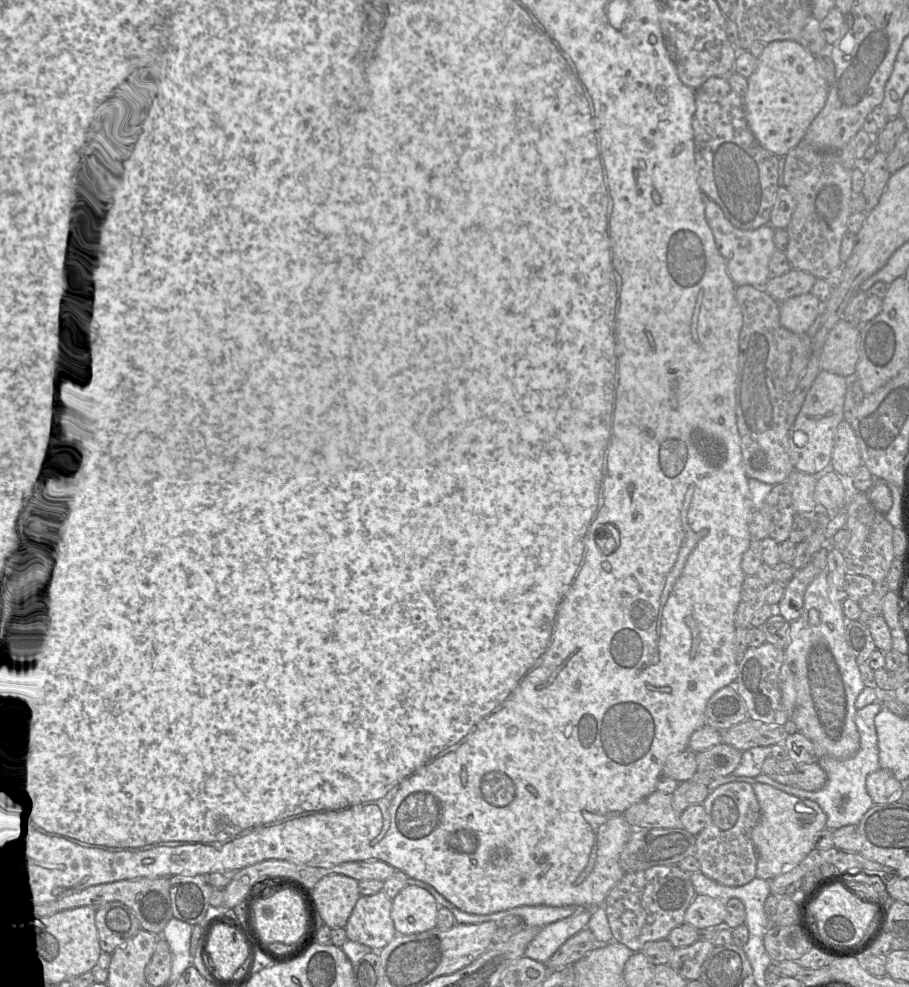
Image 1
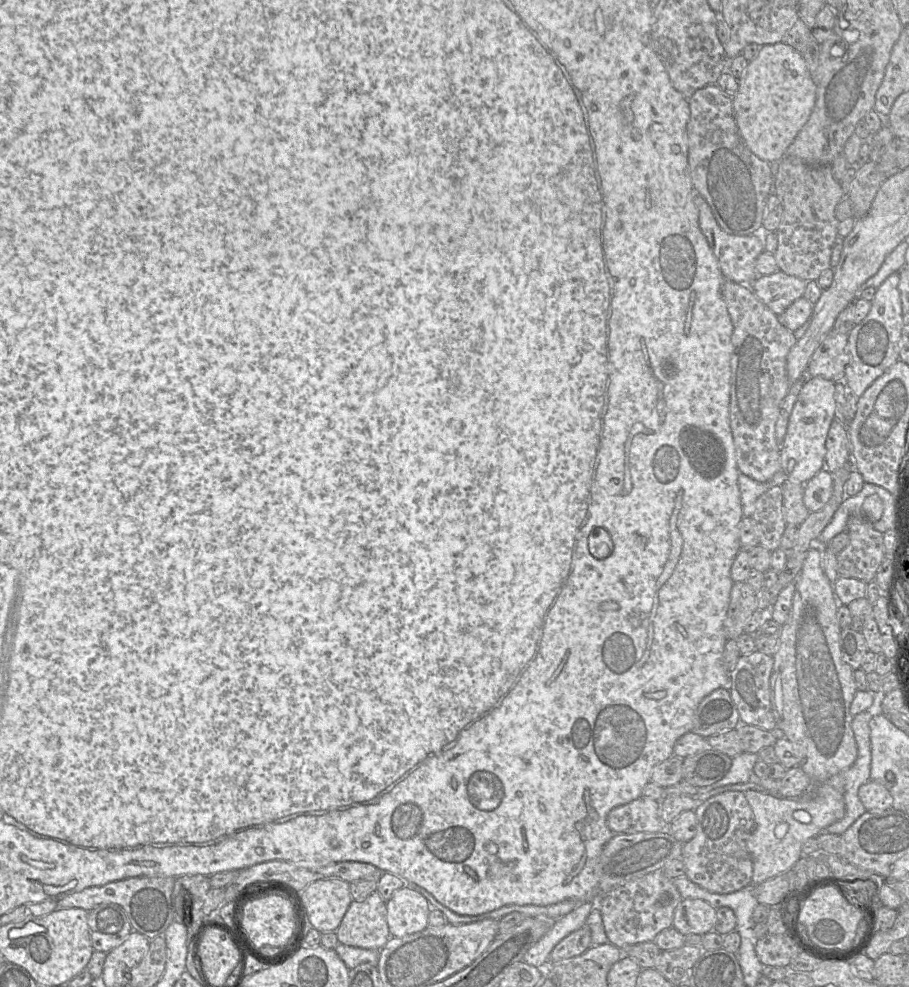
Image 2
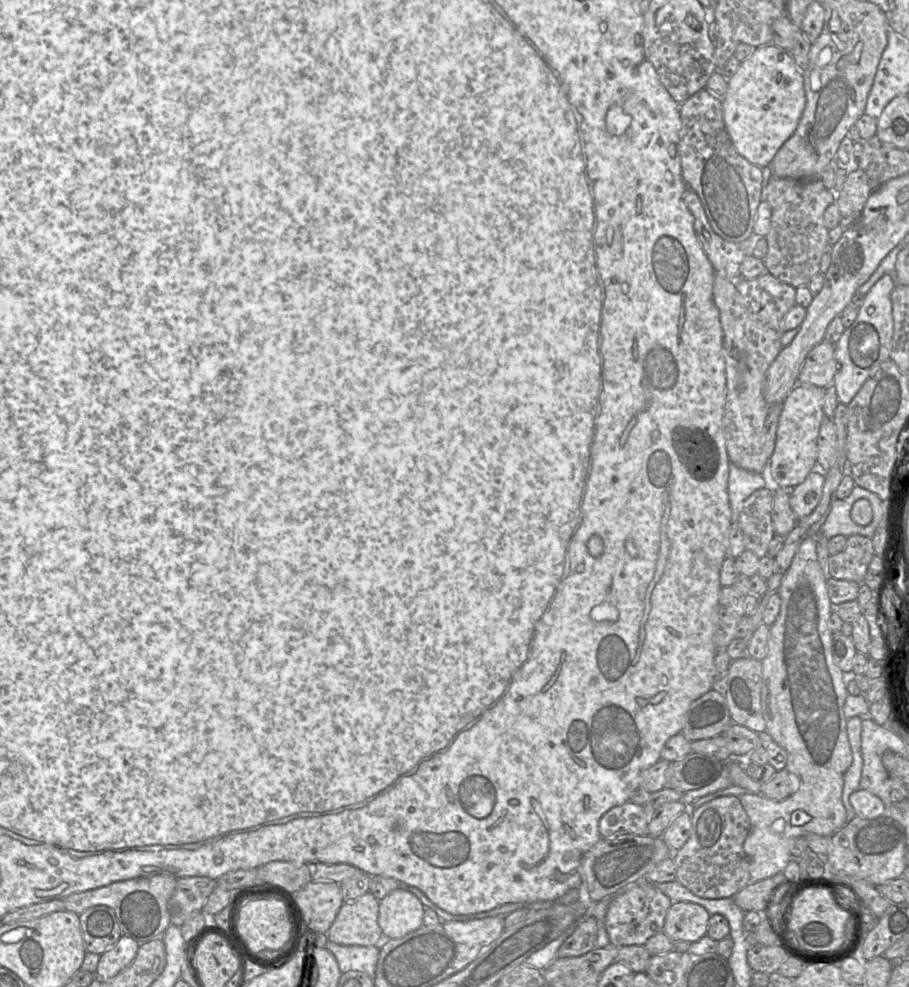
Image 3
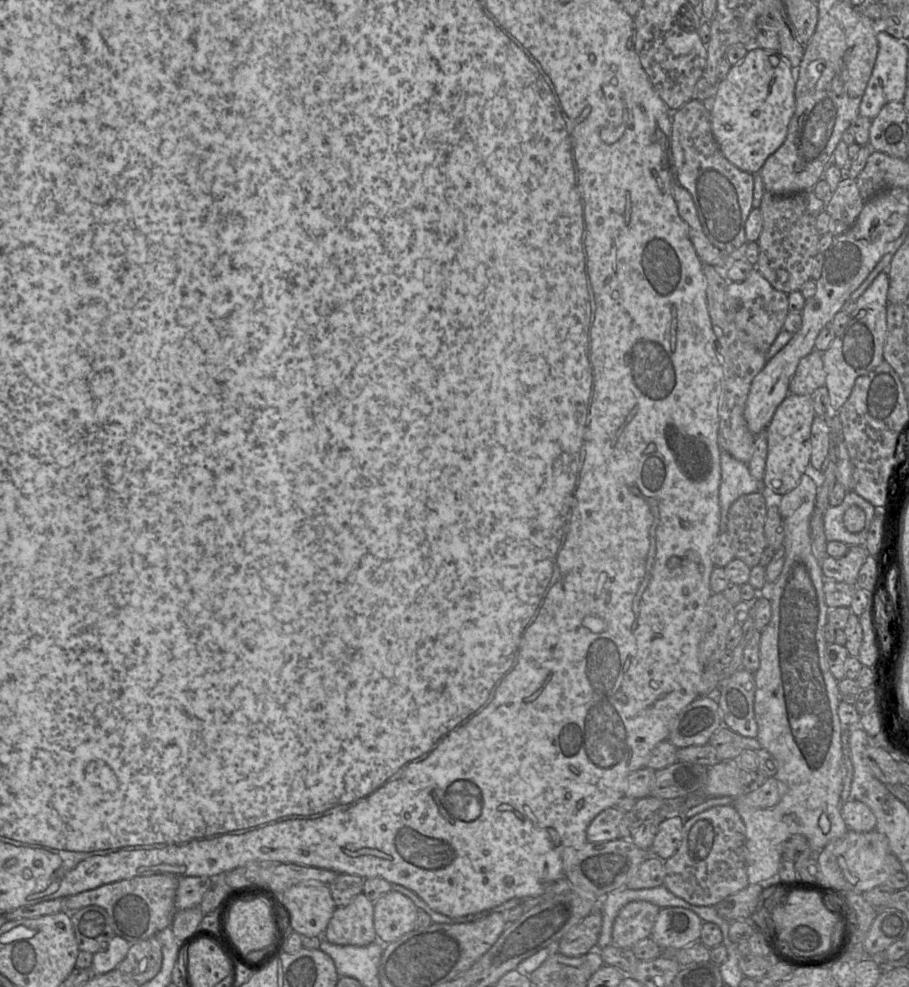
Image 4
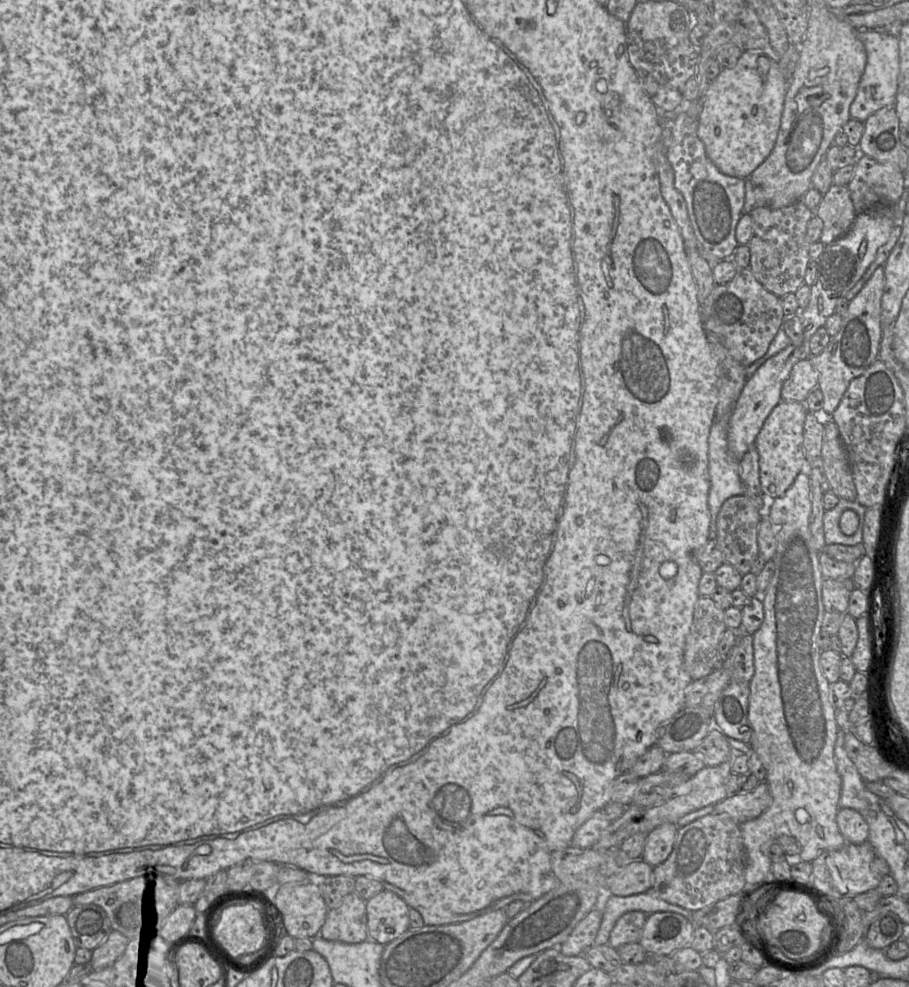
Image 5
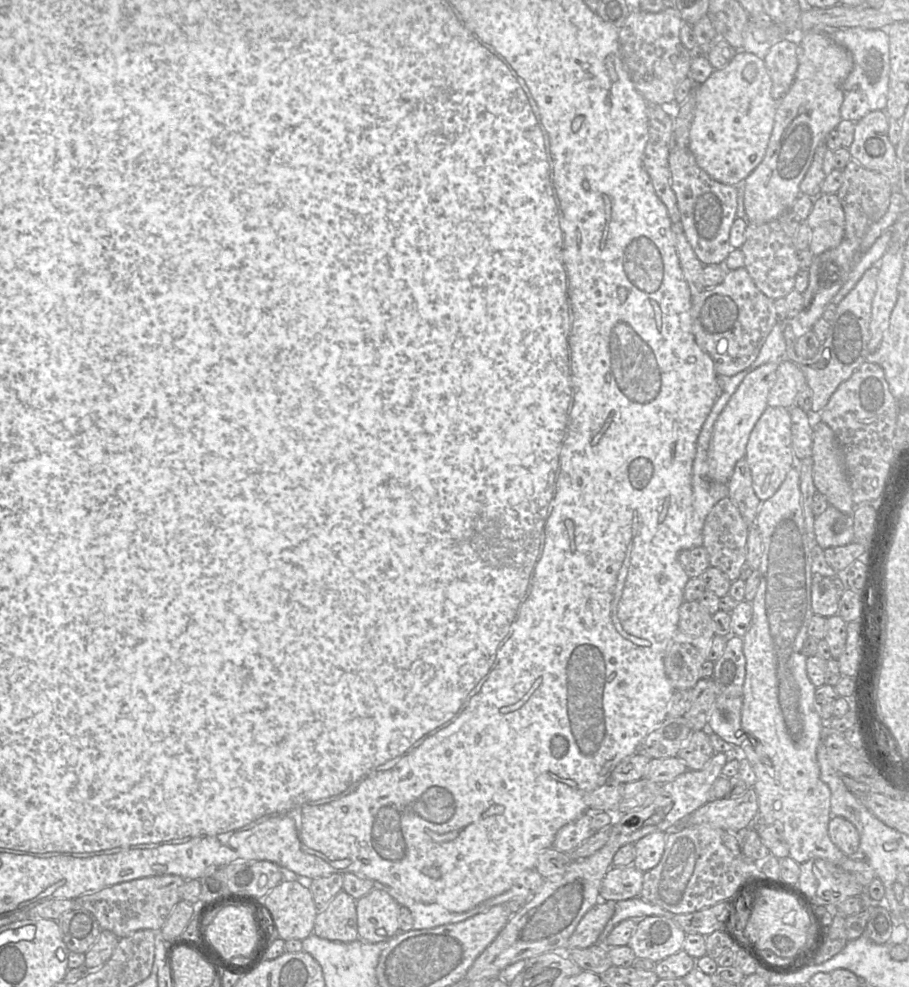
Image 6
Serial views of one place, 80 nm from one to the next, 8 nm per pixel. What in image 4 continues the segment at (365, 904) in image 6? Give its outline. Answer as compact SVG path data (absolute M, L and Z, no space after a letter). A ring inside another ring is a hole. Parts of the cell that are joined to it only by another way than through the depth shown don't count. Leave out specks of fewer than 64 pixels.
M391 890L374 902L377 941L389 944L415 929L417 906L405 895Z

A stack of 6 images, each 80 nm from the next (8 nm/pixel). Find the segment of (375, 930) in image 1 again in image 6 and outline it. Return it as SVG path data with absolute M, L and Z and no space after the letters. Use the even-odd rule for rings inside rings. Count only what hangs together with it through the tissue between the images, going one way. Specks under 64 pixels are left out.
M340 891L325 910L318 912L313 934L322 939L343 943L358 940L356 901L346 892Z

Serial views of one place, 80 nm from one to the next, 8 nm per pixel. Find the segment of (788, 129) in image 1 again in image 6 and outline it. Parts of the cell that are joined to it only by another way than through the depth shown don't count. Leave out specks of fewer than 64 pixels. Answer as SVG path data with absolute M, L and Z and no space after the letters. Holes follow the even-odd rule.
M738 51L727 66L714 70L705 82L695 85L696 107L689 132L689 149L697 165L713 180L739 186L763 160L778 107L771 91L772 81L763 59L745 51Z

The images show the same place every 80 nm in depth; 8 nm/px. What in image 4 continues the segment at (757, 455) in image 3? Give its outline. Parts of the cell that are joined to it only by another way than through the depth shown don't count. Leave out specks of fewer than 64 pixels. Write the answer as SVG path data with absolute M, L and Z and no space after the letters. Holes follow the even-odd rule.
M703 263L703 273L707 280L708 312L715 334L716 351L722 366L722 391L718 407L718 441L721 450L725 450L735 459L747 464L753 455L756 435L751 433L747 427L744 409L752 380L767 363L766 353L761 352L750 337L728 319L724 305L728 281L721 270Z

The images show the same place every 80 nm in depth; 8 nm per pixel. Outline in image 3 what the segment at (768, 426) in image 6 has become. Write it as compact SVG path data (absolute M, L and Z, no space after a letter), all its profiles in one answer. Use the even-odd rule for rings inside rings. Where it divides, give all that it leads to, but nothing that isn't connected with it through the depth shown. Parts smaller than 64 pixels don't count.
M796 385L782 404L774 452L769 459L769 476L779 488L792 489L804 482L817 462L817 437L825 417L825 388Z

